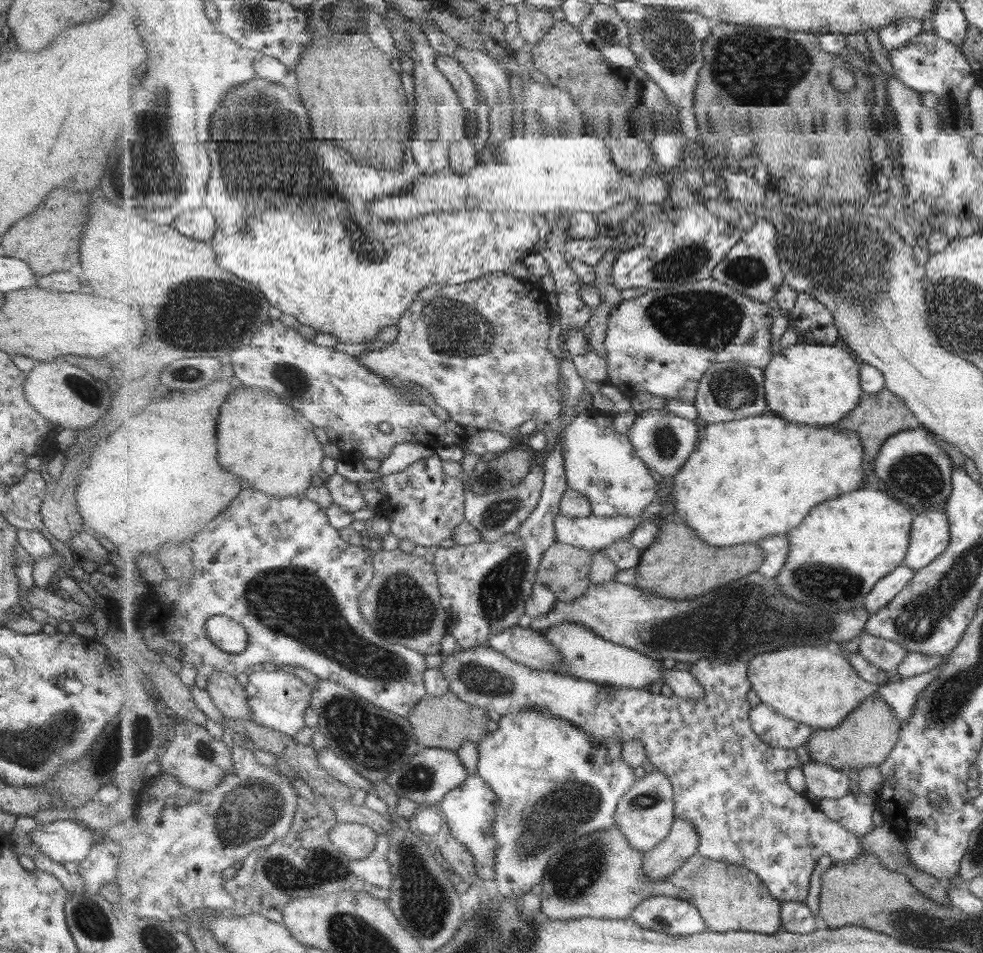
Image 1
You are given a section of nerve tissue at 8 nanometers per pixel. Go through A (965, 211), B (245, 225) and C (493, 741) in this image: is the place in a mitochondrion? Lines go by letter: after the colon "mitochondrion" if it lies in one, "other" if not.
A: other
B: mitochondrion
C: other

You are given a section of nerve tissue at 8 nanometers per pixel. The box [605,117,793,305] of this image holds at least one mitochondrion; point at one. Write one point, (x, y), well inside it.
(682, 263)

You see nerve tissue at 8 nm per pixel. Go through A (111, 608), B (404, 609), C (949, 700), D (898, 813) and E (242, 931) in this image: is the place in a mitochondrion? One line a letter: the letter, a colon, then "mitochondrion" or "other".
A: other
B: mitochondrion
C: mitochondrion
D: other
E: other

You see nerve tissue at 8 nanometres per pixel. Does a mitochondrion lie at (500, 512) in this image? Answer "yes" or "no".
yes

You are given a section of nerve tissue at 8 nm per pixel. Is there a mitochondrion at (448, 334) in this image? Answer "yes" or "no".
yes

